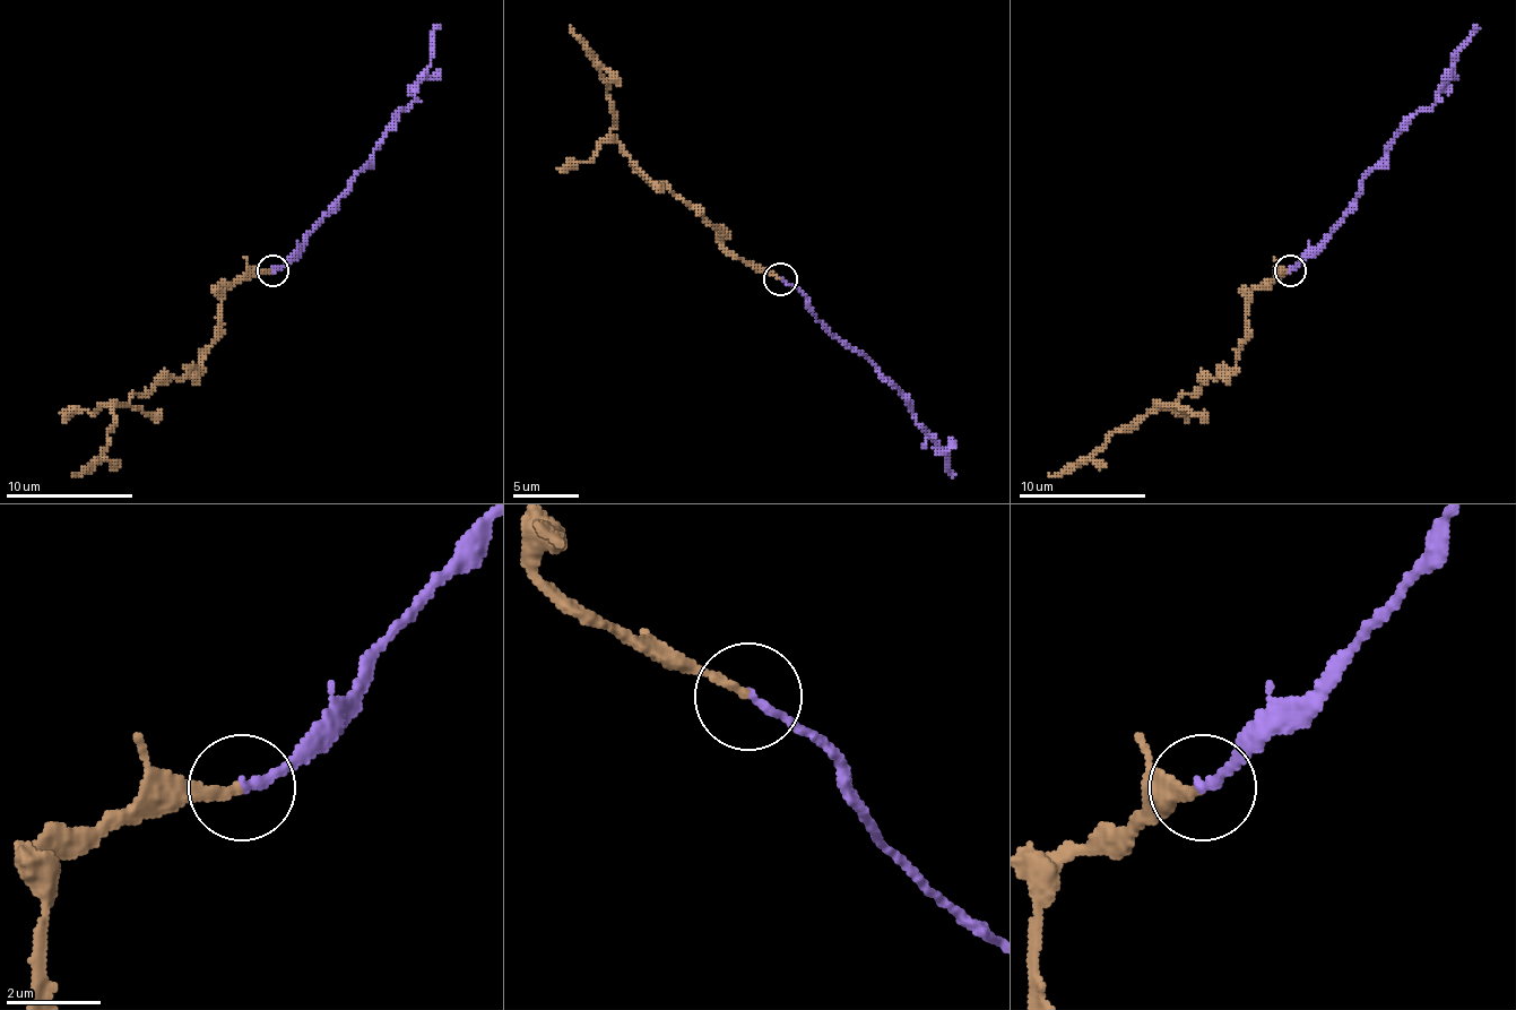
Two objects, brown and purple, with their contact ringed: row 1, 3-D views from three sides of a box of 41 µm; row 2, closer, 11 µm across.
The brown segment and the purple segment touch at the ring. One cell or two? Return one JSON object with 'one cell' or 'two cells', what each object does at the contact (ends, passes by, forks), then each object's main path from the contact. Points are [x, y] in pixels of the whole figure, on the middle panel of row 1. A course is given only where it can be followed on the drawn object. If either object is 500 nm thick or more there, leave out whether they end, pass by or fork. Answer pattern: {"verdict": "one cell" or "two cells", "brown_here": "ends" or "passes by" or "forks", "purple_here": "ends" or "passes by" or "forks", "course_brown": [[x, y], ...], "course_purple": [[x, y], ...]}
{"verdict": "one cell", "brown_here": "ends", "purple_here": "ends", "course_brown": [[779, 278], [756, 272], [722, 241], [722, 232], [643, 175], [609, 131], [616, 115], [606, 81], [570, 25]], "course_purple": [[779, 278], [806, 298], [813, 314], [839, 342], [859, 351], [892, 385], [945, 451], [945, 467], [955, 474]]}

